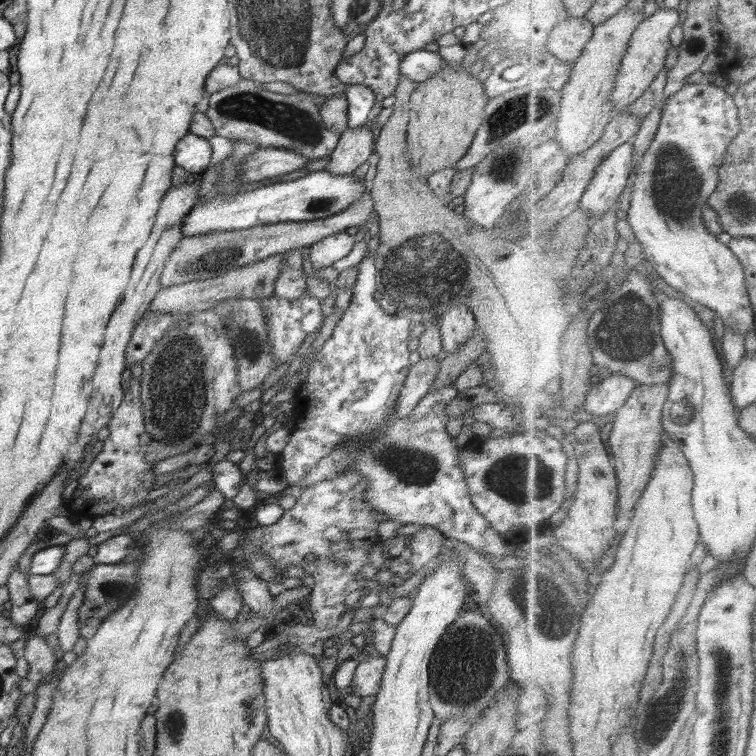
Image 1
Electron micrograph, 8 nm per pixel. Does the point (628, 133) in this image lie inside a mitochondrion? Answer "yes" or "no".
no

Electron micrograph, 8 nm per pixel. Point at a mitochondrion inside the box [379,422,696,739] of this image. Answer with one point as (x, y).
(463, 669)

